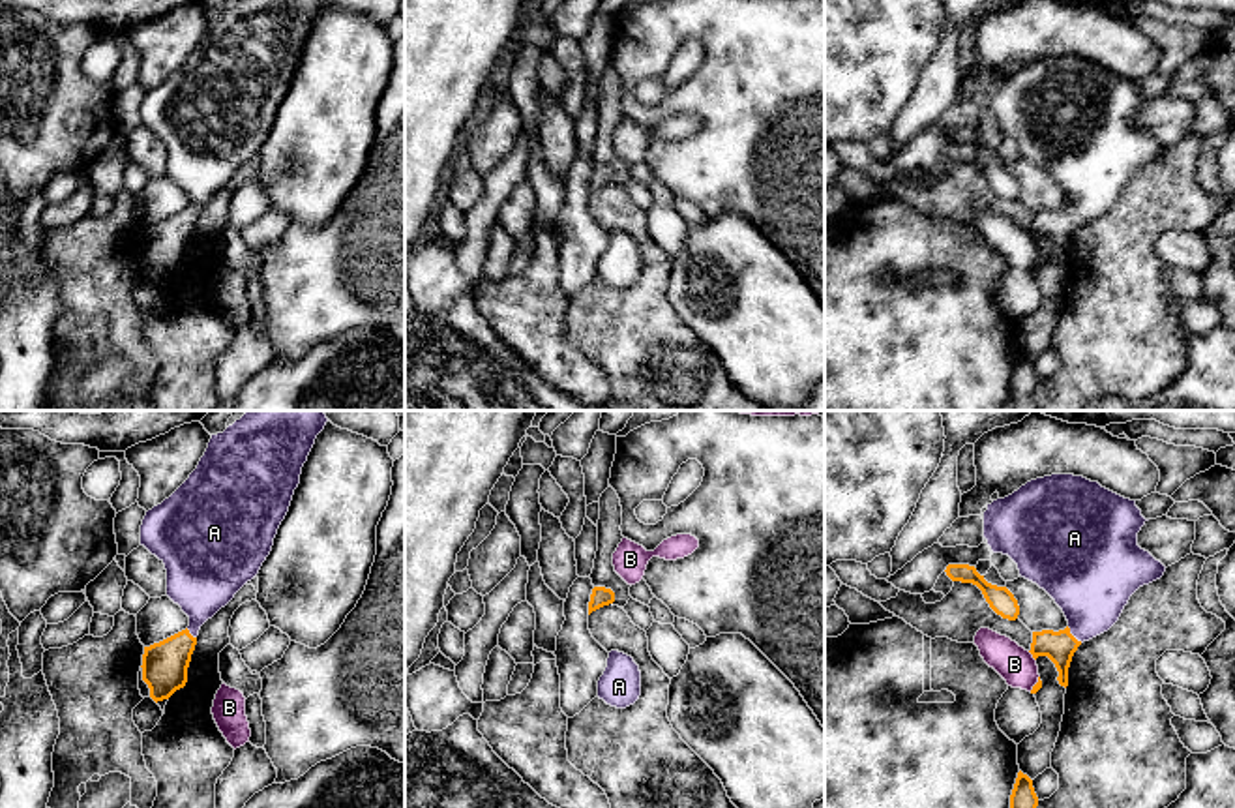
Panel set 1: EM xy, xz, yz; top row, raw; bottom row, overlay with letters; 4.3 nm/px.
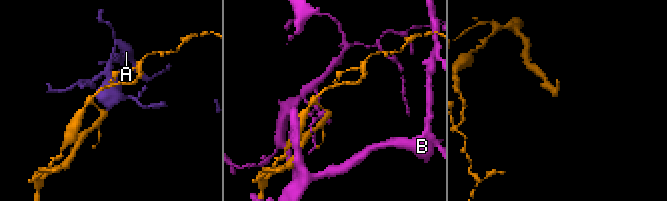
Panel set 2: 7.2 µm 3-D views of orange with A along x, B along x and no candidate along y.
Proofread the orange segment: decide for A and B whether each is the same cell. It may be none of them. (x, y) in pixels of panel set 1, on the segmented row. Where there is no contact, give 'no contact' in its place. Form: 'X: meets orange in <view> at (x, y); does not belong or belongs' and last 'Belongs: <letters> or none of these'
A: meets orange in yz at (1072, 636); belongs
B: meets orange in yz at (1033, 657); does not belong
Belongs: A

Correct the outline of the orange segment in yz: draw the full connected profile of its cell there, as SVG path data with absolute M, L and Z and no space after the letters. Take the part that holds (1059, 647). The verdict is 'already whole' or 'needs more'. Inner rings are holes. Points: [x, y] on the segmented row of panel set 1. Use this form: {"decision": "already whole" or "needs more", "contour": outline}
{"decision": "needs more", "contour": "M1074 474L1031 480L1012 495L988 504L984 538L991 551L1008 555L1019 576L1044 589L1068 621L1059 632L1033 632L1029 651L1034 660L1048 656L1055 664L1061 686L1068 686L1068 667L1078 647L1108 632L1130 596L1164 576L1166 566L1138 546L1138 532L1147 521L1136 501Z"}

